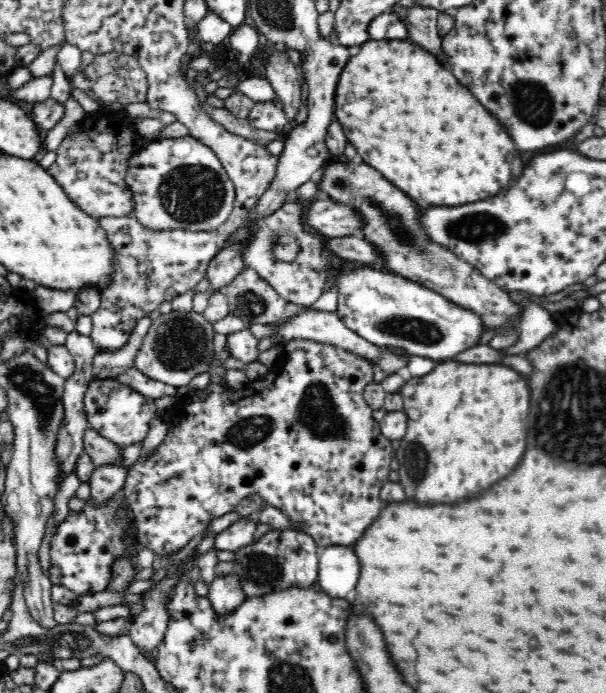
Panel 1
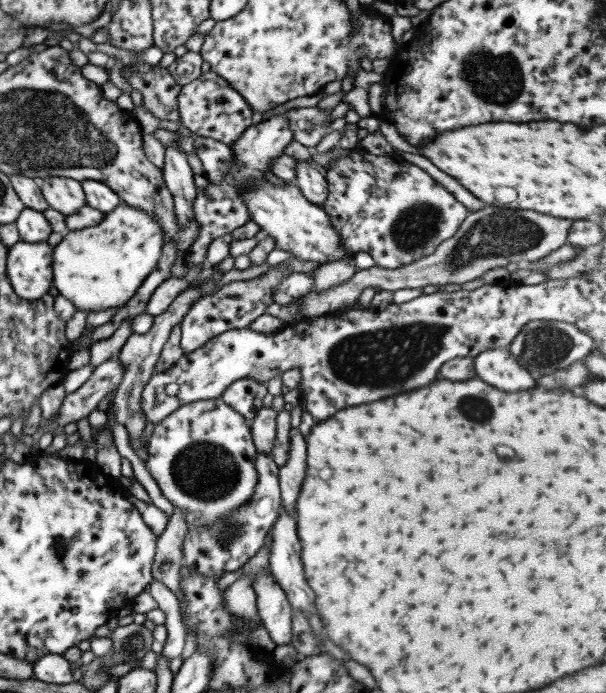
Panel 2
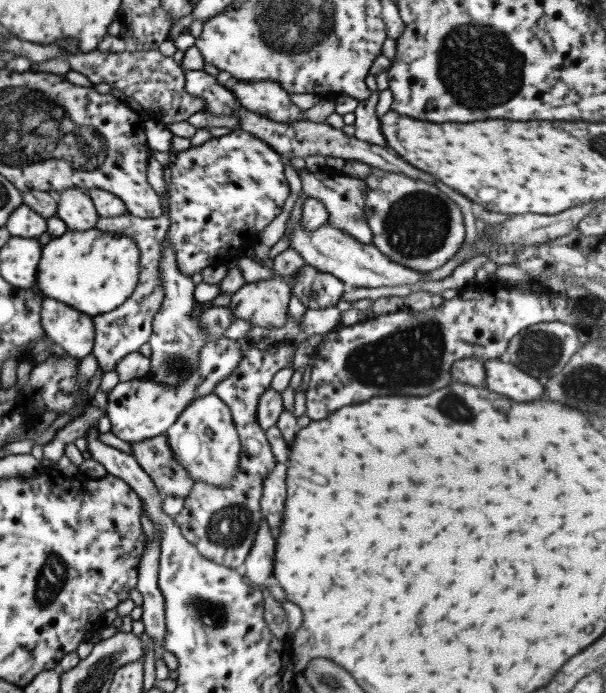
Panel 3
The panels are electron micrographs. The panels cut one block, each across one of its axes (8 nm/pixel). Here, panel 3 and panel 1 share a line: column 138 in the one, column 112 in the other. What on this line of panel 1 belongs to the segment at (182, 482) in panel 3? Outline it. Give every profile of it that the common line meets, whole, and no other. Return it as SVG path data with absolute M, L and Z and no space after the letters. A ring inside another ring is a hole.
M92 427L84 431L84 452L90 456L93 464L104 466L104 464L121 464L122 447L107 438L104 438Z

